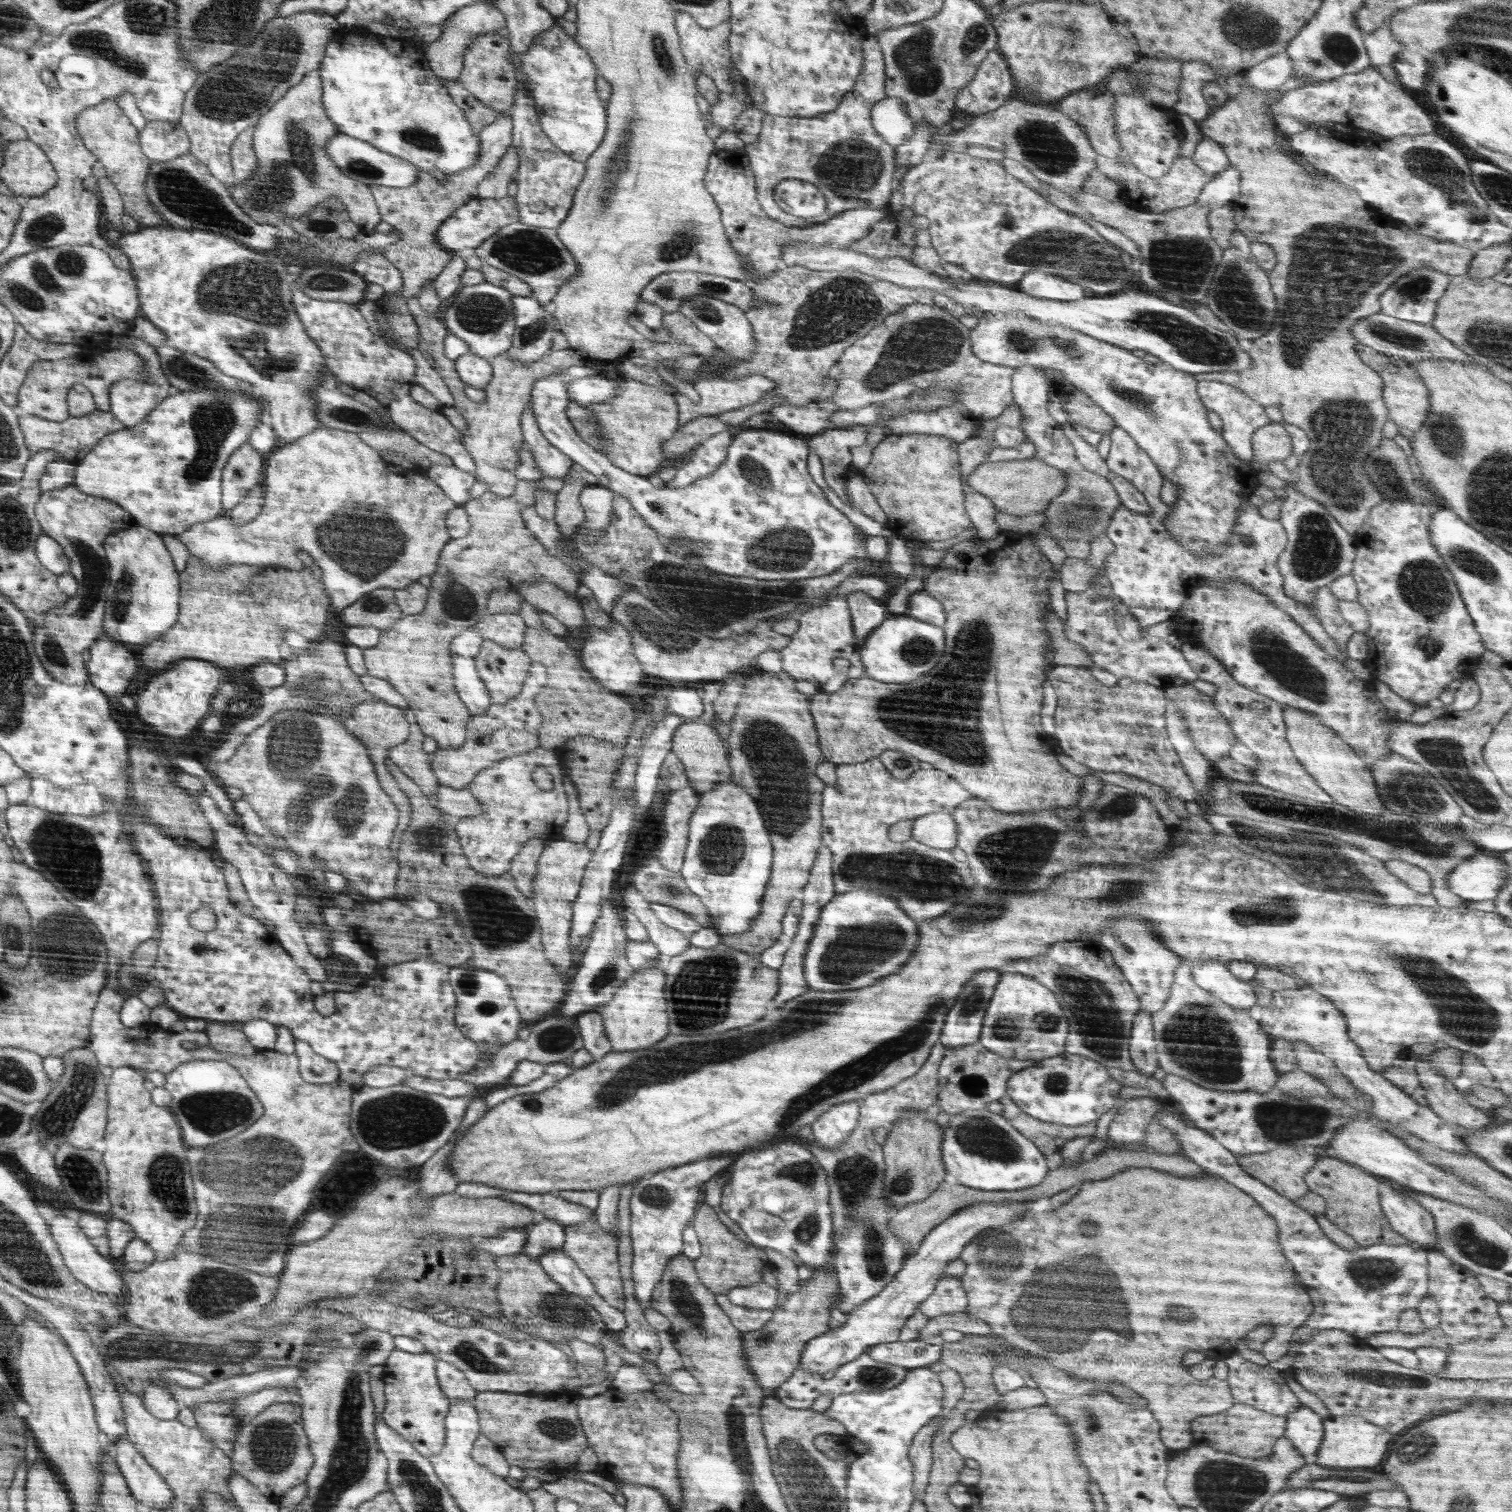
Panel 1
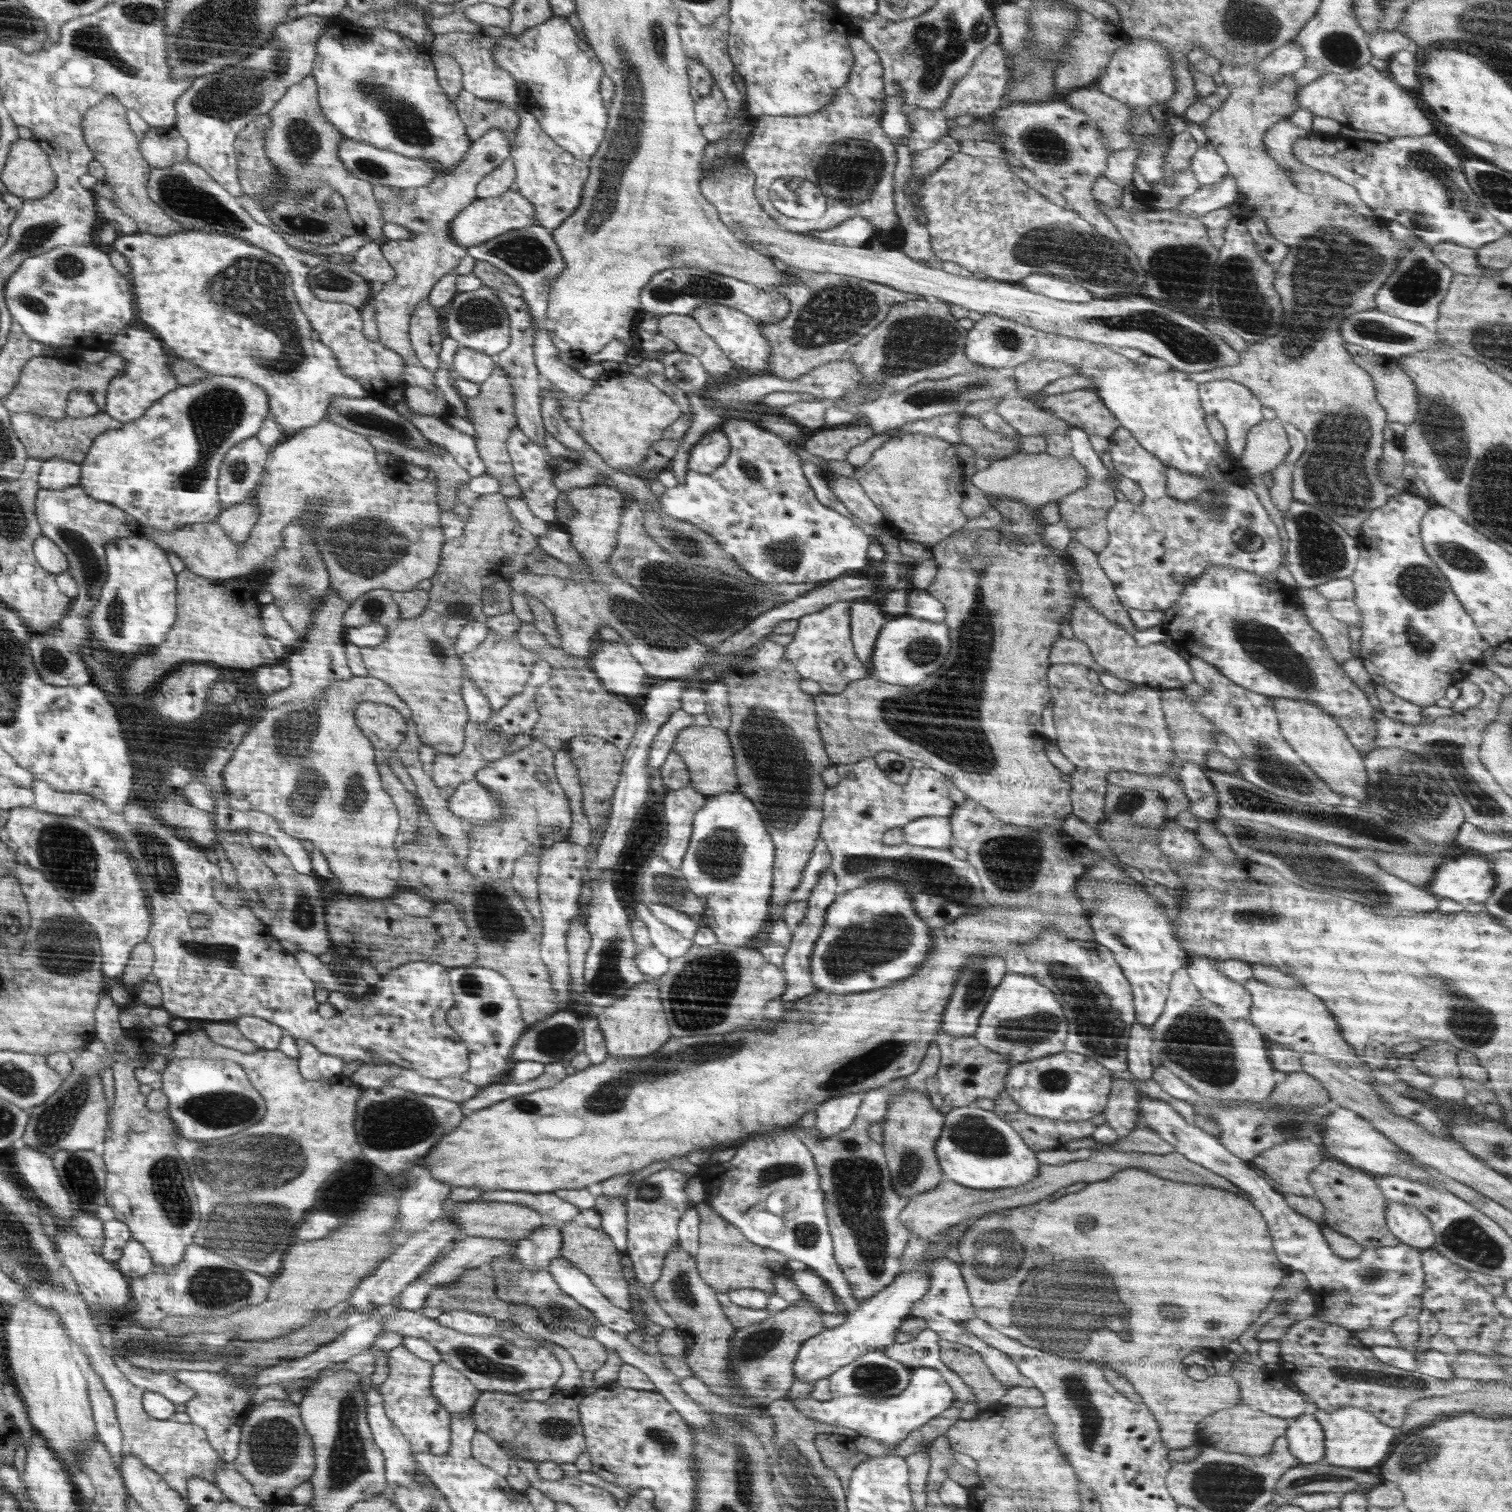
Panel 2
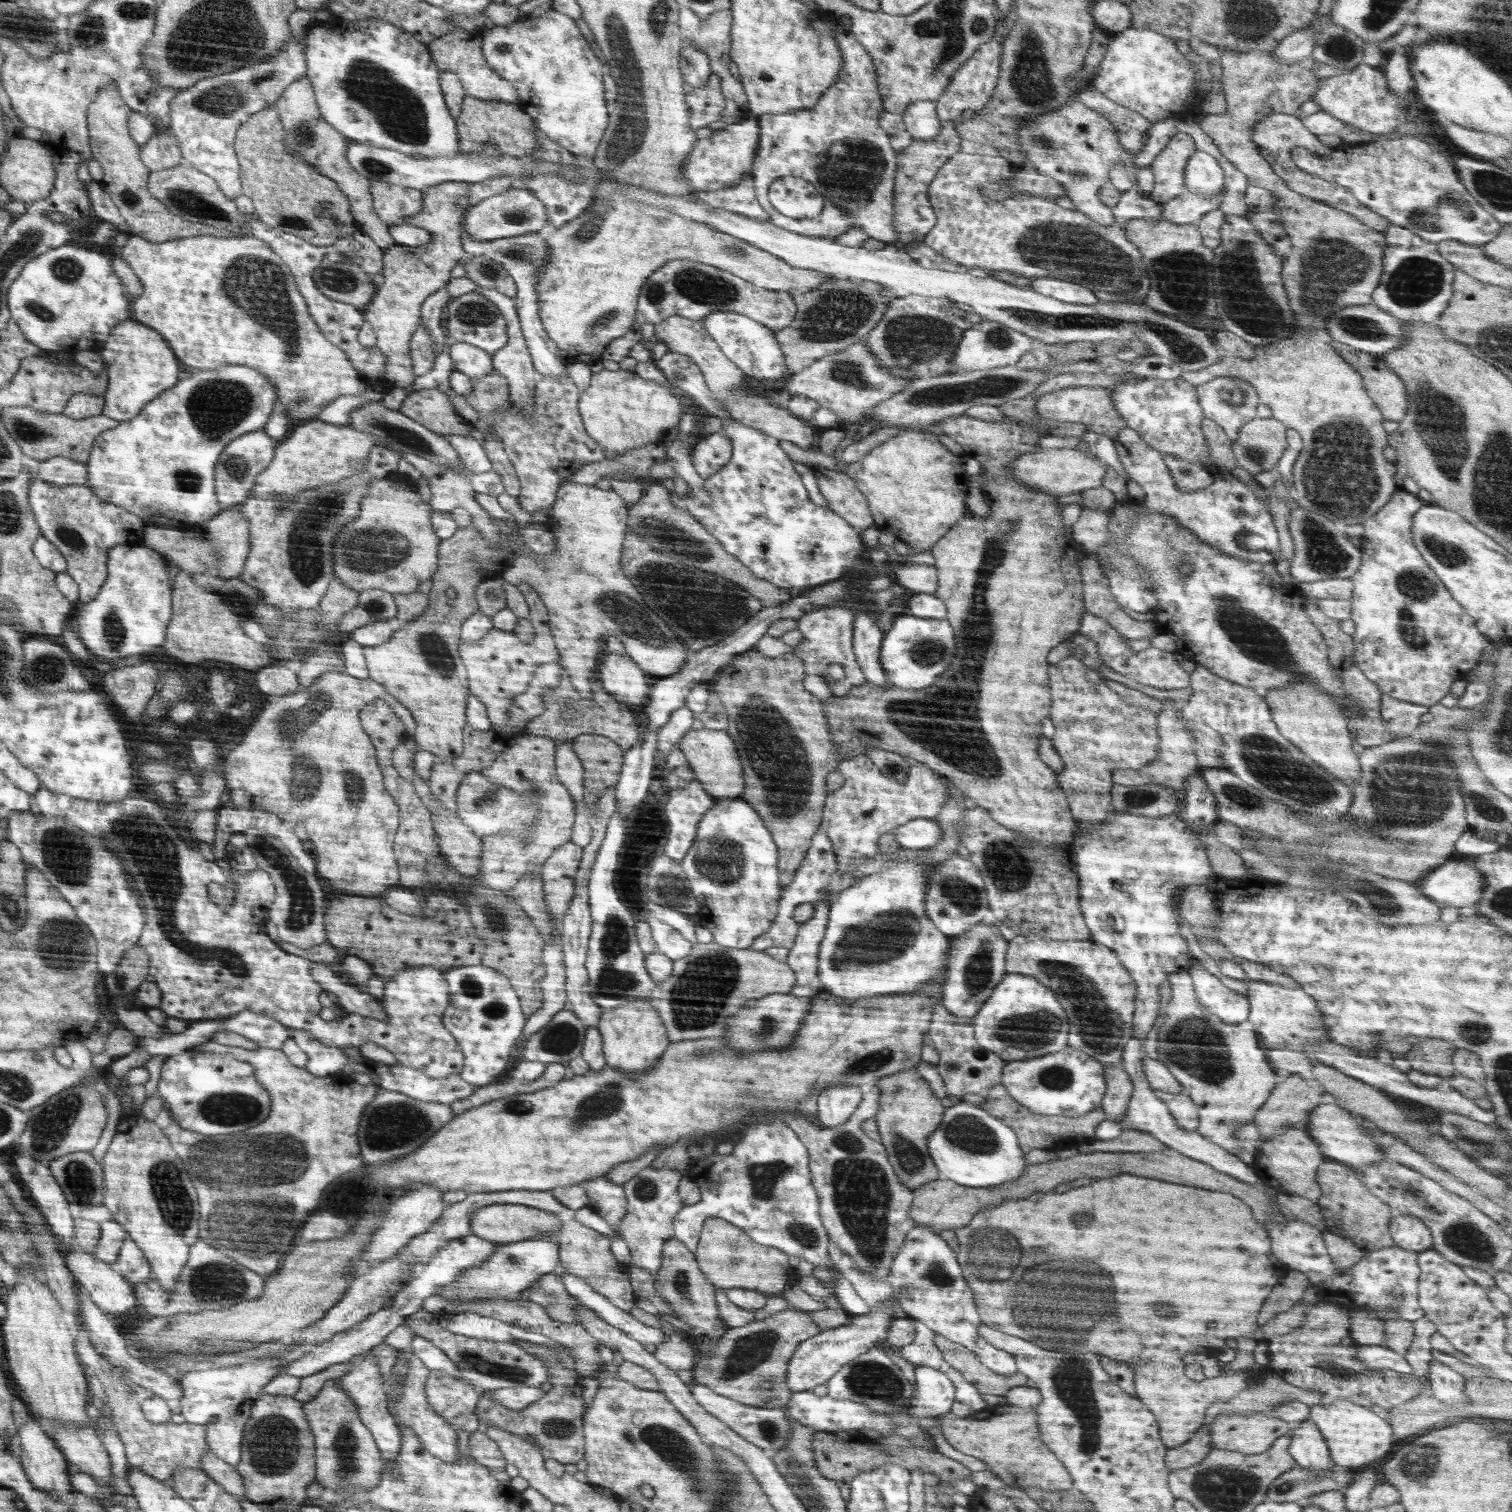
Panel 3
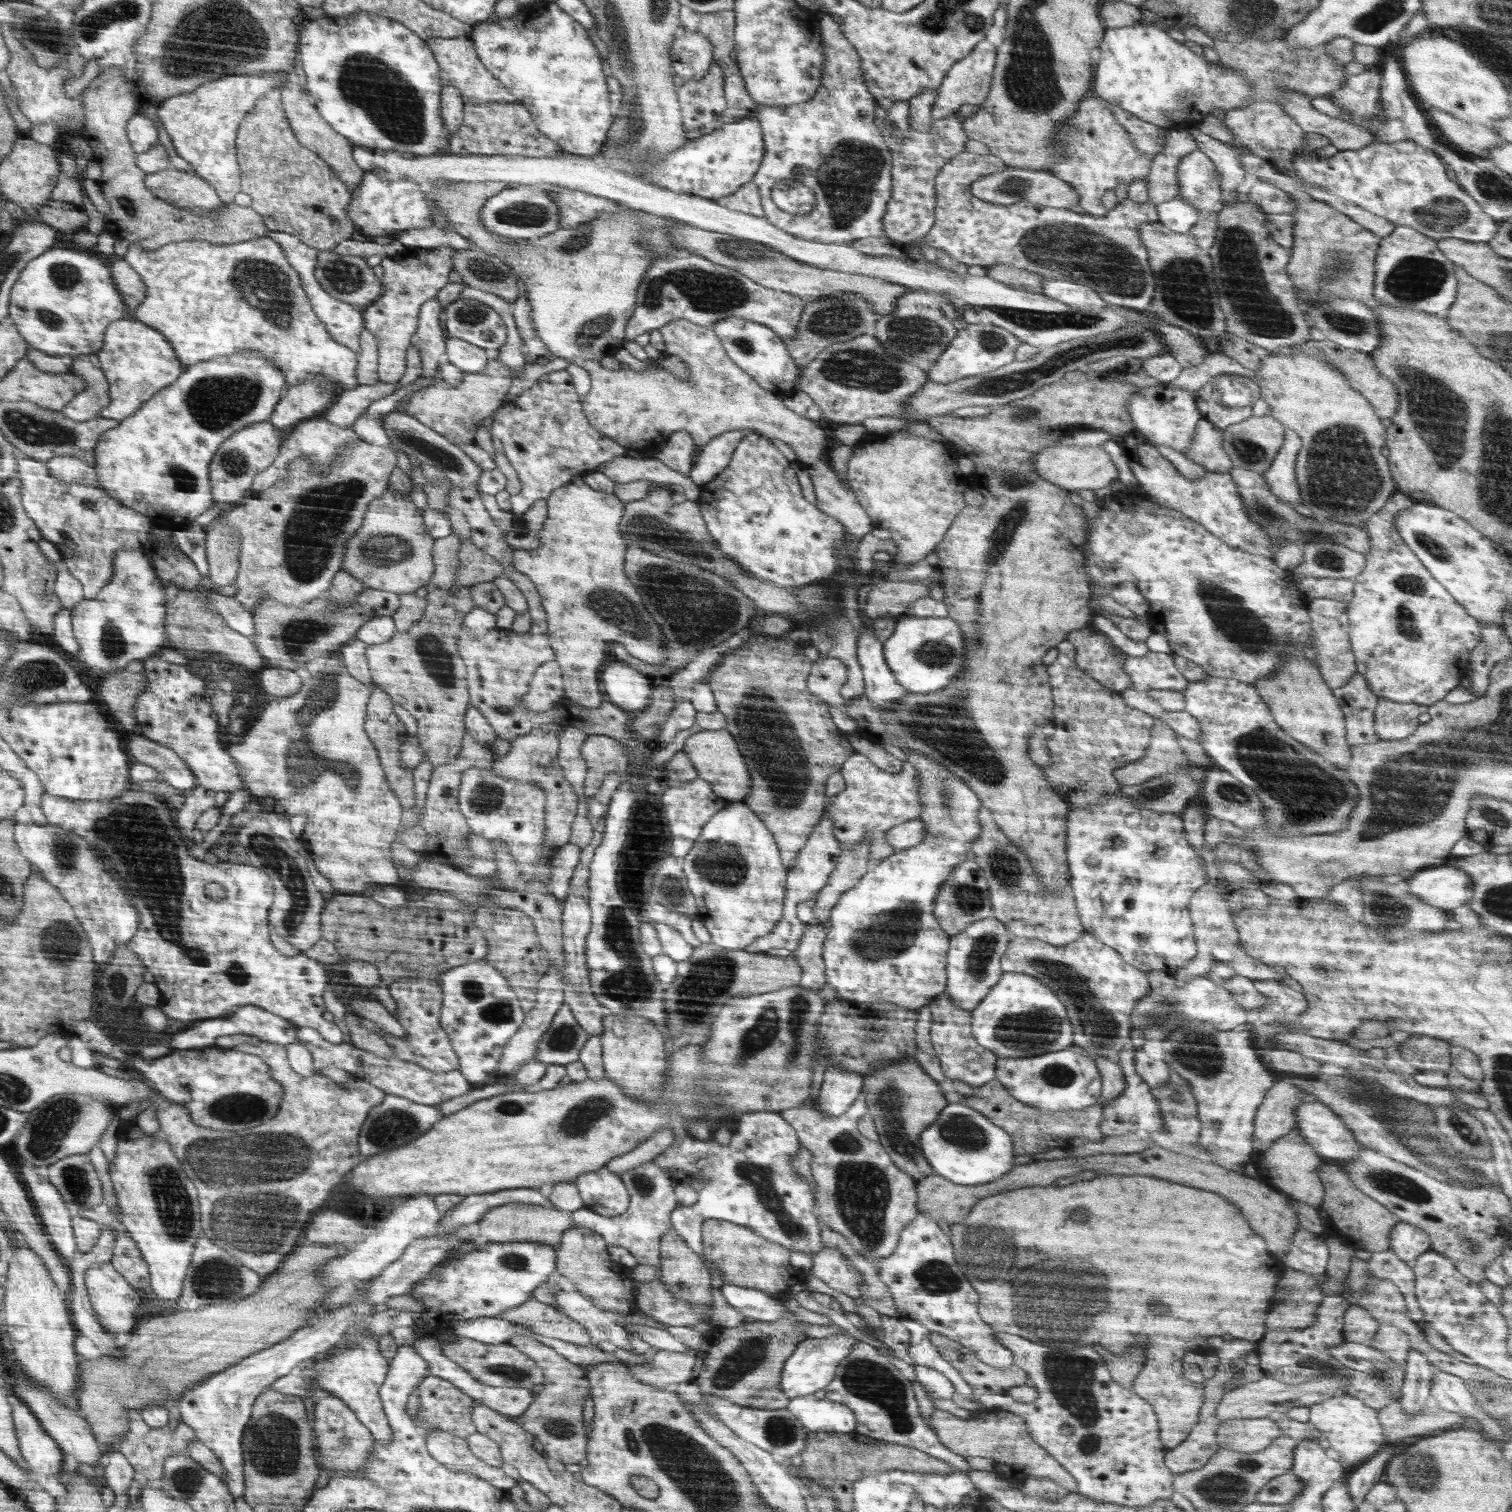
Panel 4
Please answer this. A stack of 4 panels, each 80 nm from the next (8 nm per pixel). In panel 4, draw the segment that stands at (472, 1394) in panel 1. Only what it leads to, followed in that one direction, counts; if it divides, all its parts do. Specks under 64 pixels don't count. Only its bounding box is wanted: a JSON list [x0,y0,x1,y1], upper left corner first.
[414,1376,478,1439]

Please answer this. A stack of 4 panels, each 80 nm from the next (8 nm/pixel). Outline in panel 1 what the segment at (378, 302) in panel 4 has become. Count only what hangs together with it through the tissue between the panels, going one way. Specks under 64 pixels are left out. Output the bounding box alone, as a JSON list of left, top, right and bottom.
[370,112,513,407]

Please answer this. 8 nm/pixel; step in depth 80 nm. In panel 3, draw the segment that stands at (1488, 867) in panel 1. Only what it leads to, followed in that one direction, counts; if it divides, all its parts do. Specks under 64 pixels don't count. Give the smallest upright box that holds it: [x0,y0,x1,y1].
[1414,858,1484,908]

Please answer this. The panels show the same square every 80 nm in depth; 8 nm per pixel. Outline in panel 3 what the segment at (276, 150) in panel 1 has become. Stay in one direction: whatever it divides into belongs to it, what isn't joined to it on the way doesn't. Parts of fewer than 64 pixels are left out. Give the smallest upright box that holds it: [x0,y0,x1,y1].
[276,77,396,249]

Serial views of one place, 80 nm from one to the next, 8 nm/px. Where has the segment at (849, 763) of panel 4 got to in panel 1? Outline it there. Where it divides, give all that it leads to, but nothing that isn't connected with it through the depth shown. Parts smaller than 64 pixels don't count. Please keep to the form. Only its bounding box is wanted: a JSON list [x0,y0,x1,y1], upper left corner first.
[821,757,977,924]

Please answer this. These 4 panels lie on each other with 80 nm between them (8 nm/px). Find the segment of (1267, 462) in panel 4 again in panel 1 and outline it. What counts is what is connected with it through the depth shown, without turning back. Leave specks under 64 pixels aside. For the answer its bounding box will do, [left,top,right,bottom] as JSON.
[1250,423,1292,476]

